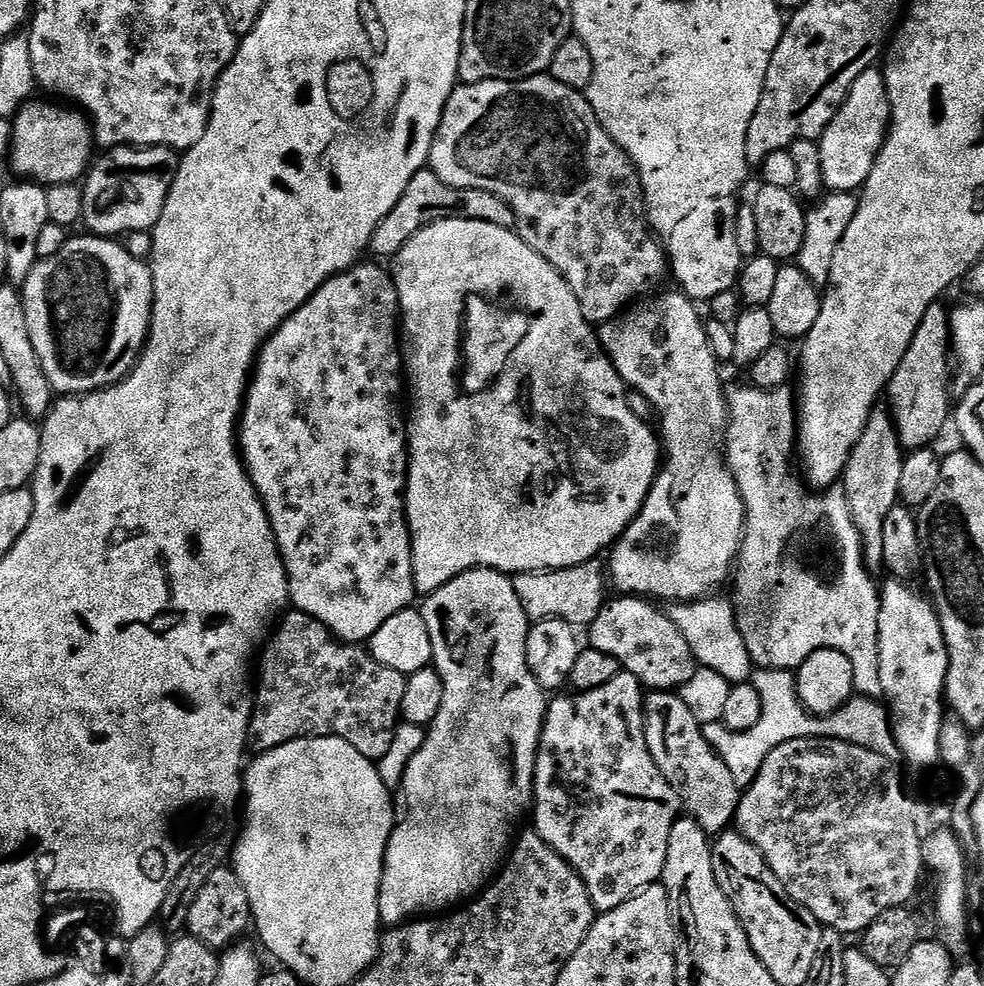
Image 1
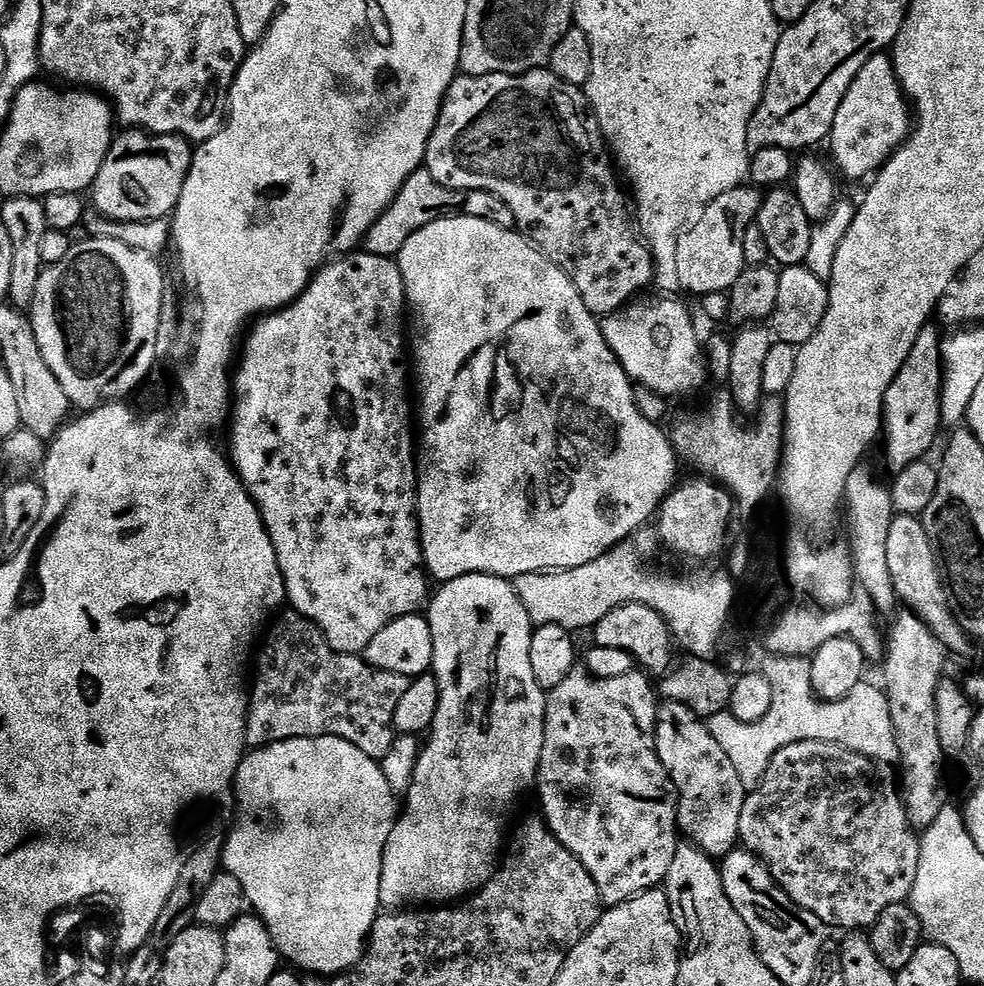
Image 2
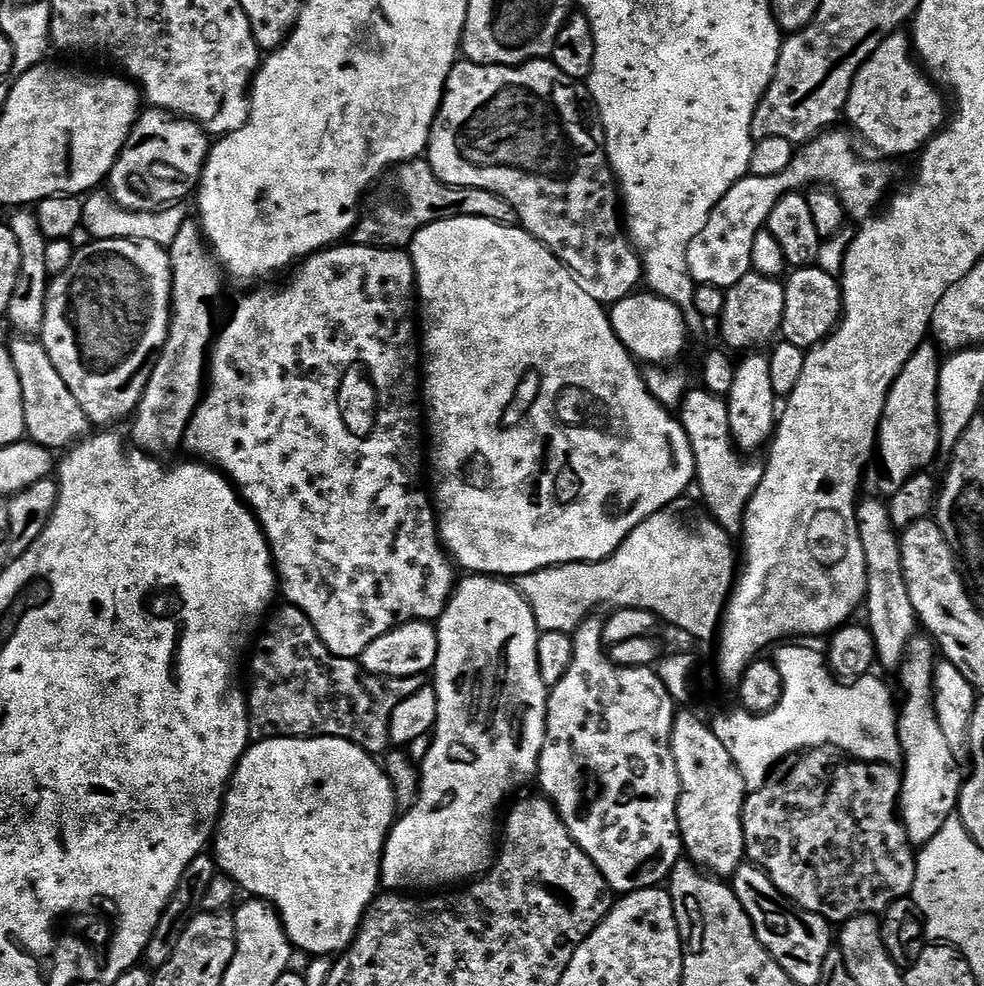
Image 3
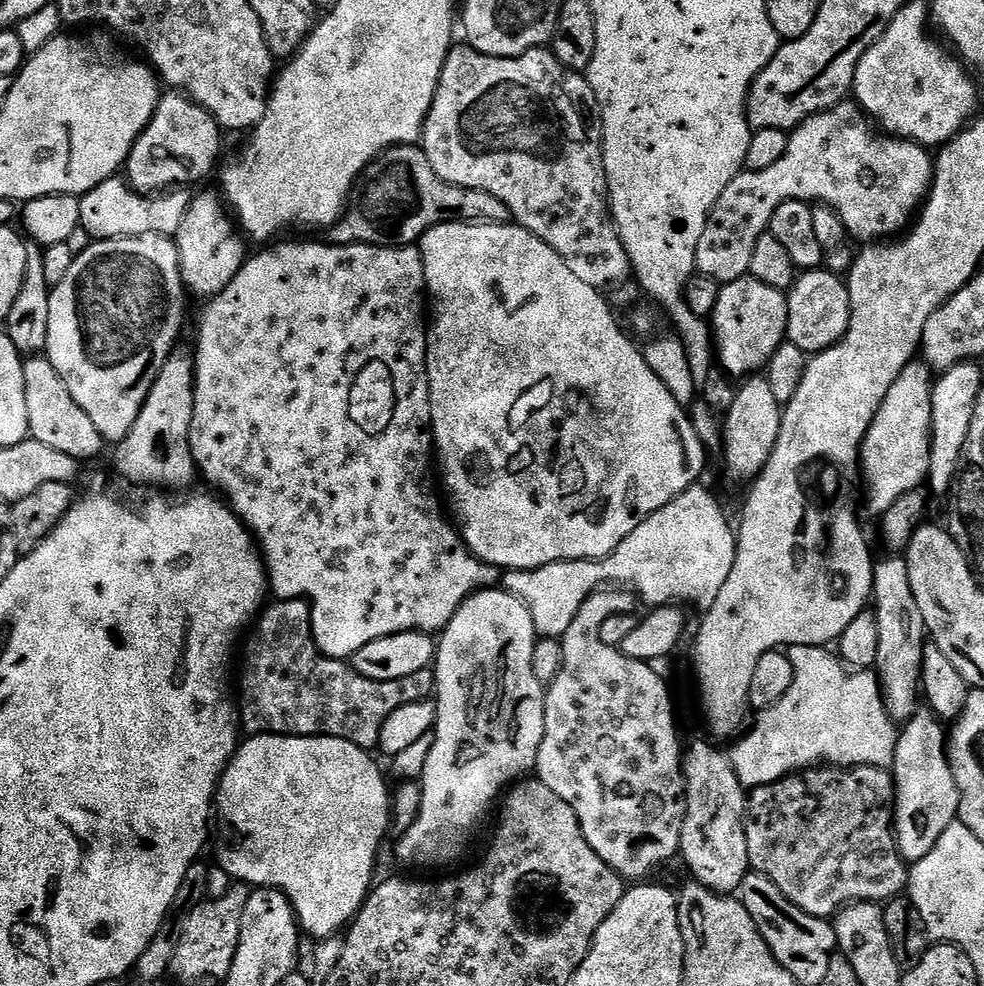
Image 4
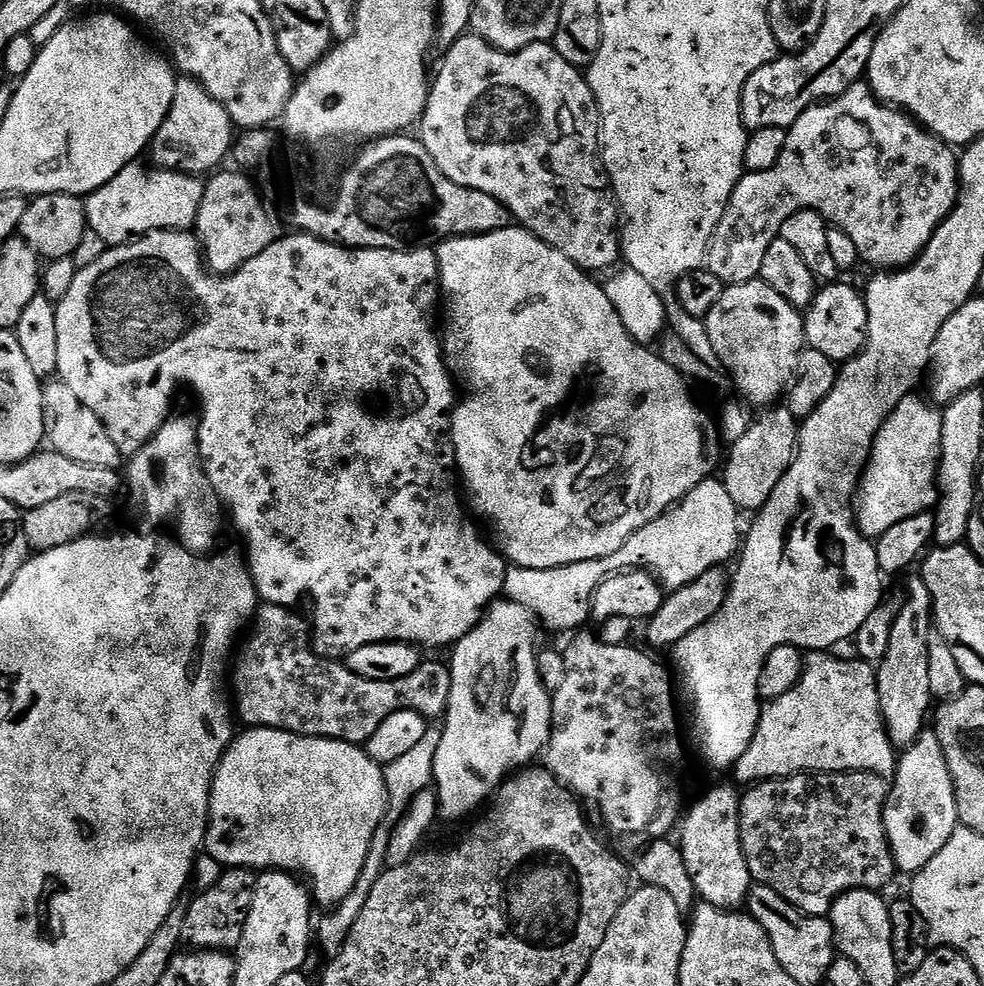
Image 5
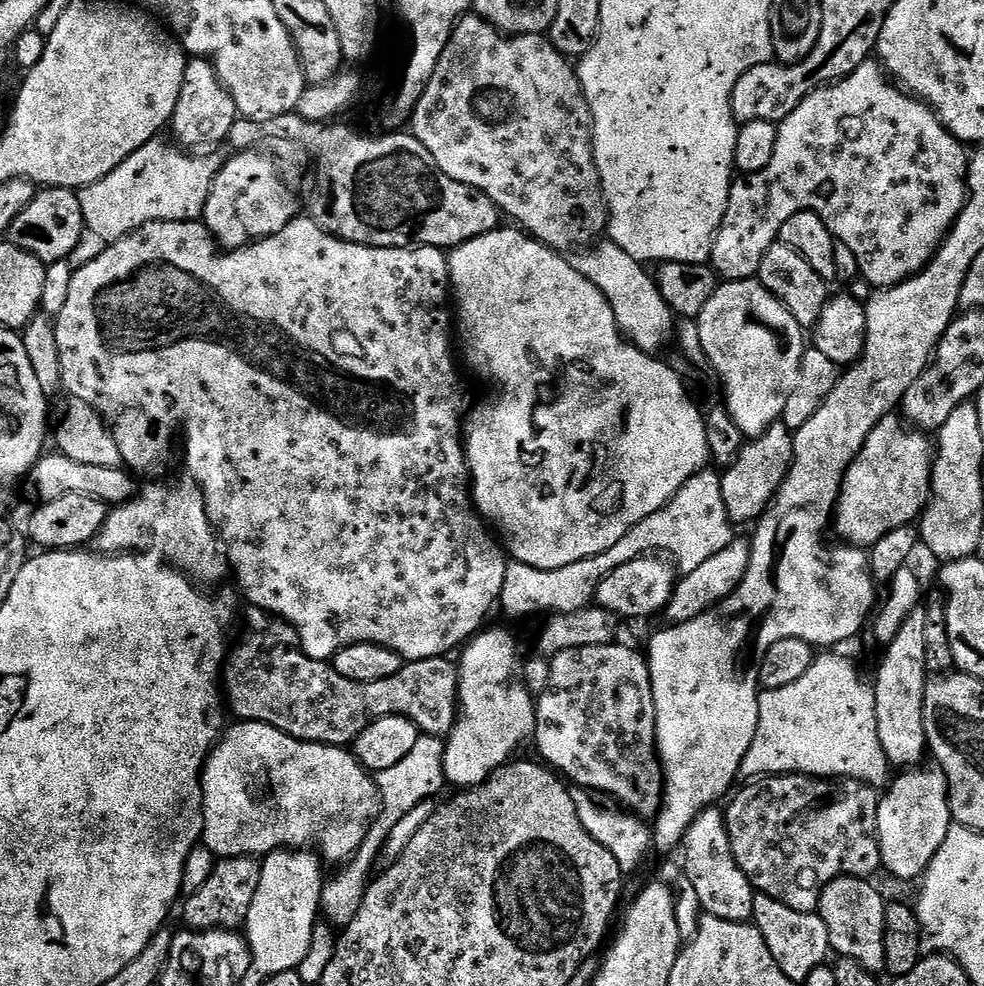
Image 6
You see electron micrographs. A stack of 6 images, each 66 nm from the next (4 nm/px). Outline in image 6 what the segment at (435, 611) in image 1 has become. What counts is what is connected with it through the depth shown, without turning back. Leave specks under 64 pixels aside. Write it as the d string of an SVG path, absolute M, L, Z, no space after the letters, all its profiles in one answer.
M490 628L473 636L459 653L459 715L444 745L444 779L449 785L457 784L457 789L460 790L477 788L479 784L485 784L496 773L497 768L509 763L517 755L515 752L527 740L529 743L533 739L536 731L536 700L528 691L526 672L522 667L522 660L520 664L519 654L516 653L516 640L504 628Z

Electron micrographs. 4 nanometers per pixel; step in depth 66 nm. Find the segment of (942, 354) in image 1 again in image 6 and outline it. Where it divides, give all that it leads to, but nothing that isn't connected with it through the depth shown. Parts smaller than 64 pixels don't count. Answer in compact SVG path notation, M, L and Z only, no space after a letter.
M899 415L884 416L846 470L834 513L834 532L849 546L871 549L890 530L919 521L932 494L934 444Z

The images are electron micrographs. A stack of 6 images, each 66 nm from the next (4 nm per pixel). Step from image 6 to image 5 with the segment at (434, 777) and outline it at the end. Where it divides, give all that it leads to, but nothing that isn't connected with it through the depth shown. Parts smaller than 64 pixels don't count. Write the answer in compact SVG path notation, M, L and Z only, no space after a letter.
M429 727L425 729L421 741L417 743L407 754L402 754L397 761L388 764L384 771L384 781L387 784L388 808L384 815L383 822L379 824L371 839L370 850L367 851L366 862L363 863L362 874L359 875L358 882L355 883L351 893L343 899L342 903L335 905L330 912L324 915L316 924L316 942L319 942L325 957L331 958L341 952L346 938L349 937L350 930L357 922L358 916L362 914L362 909L366 900L373 890L375 882L384 872L388 864L389 838L392 836L396 824L403 818L405 810L412 804L414 798L422 792L427 791L433 783L434 756L437 754L438 742L441 741L442 730Z

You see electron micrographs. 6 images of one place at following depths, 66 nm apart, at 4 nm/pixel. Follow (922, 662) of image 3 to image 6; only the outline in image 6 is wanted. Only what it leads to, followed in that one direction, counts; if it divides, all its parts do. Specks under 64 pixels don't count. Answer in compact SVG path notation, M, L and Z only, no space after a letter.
M908 770L900 777L893 779L887 785L886 791L880 796L878 806L878 826L876 836L880 839L880 862L892 876L900 880L919 881L924 871L930 866L934 854L938 854L938 846L946 842L946 834L954 826L952 811L948 805L948 784L944 781L944 773L939 770L933 772L920 772L921 770Z

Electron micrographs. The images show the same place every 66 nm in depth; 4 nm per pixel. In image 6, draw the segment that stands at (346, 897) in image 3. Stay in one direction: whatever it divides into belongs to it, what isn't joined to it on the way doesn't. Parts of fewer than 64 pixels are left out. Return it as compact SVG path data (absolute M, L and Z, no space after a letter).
M245 720L233 725L217 740L204 763L203 847L225 860L239 856L263 858L277 850L303 849L313 840L327 863L329 860L340 866L351 860L381 806L375 779L368 769L344 746L311 744L260 722Z

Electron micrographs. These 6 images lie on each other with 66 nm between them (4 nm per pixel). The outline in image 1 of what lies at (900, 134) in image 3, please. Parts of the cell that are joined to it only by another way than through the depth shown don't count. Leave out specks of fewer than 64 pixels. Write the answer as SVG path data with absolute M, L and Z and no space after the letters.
M876 66L867 68L854 78L854 86L850 86L846 102L842 102L838 114L834 114L830 126L826 126L818 141L822 154L822 178L829 193L855 193L863 189L891 123L892 111L884 73Z

